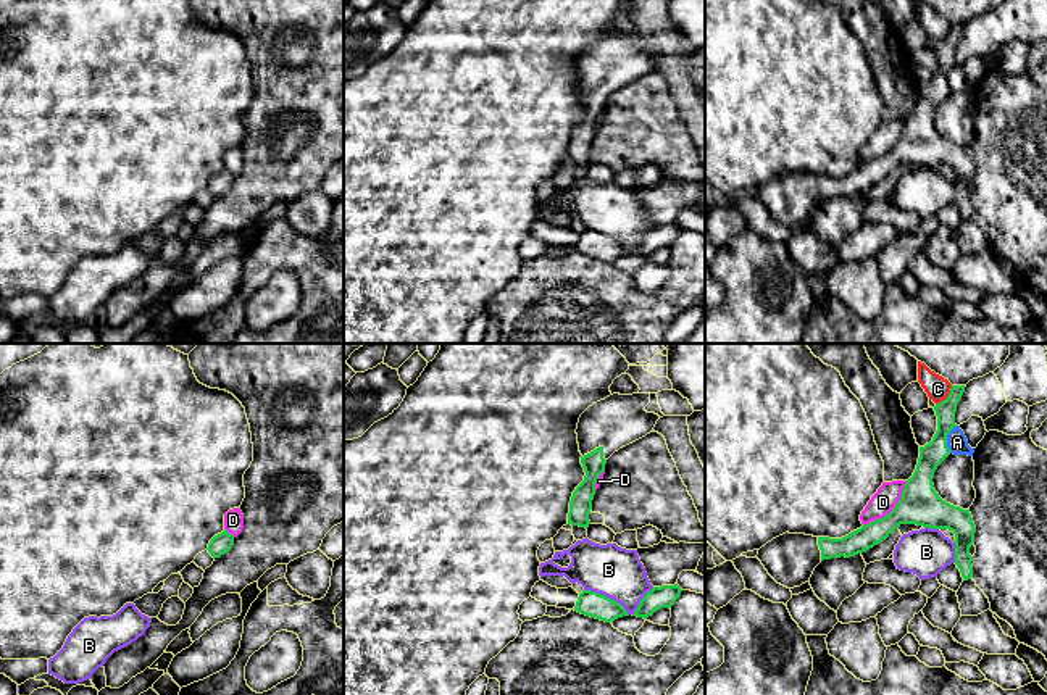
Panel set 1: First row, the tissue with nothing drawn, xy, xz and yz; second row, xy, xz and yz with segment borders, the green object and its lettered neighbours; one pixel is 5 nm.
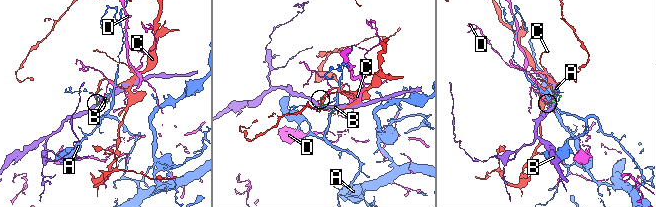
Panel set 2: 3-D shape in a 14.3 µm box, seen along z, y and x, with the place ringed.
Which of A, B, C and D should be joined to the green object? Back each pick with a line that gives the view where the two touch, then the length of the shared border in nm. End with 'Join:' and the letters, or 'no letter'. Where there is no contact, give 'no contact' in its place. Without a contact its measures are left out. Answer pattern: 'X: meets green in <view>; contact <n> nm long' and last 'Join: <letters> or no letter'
Join: no letter

